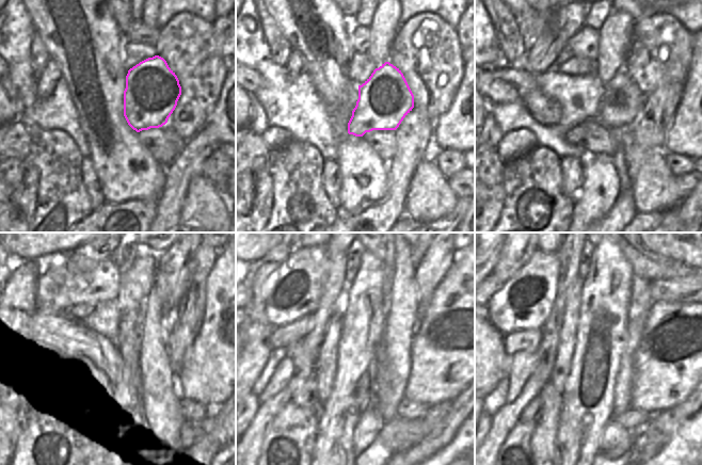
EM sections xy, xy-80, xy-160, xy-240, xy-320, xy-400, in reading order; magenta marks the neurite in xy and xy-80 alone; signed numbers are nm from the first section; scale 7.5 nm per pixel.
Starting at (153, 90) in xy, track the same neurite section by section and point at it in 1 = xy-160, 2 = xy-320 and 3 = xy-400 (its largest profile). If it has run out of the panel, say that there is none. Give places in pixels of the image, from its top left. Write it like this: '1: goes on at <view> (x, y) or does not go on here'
1: goes on at xy-160 (622, 101)
2: goes on at xy-320 (307, 396)
3: goes on at xy-400 (530, 413)

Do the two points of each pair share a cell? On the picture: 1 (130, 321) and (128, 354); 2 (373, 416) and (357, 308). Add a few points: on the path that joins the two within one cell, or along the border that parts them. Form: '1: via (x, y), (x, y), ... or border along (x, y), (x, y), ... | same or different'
1: via (130, 330), (128, 346) | same
2: border along (376, 409), (366, 412), (355, 428) | different

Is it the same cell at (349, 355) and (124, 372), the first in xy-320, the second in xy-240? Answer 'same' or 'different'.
same

